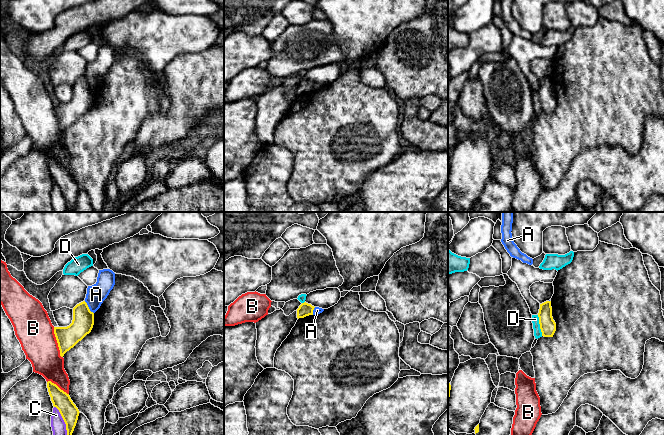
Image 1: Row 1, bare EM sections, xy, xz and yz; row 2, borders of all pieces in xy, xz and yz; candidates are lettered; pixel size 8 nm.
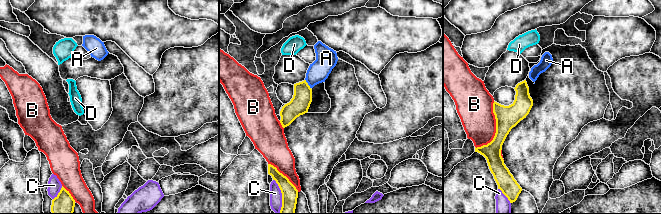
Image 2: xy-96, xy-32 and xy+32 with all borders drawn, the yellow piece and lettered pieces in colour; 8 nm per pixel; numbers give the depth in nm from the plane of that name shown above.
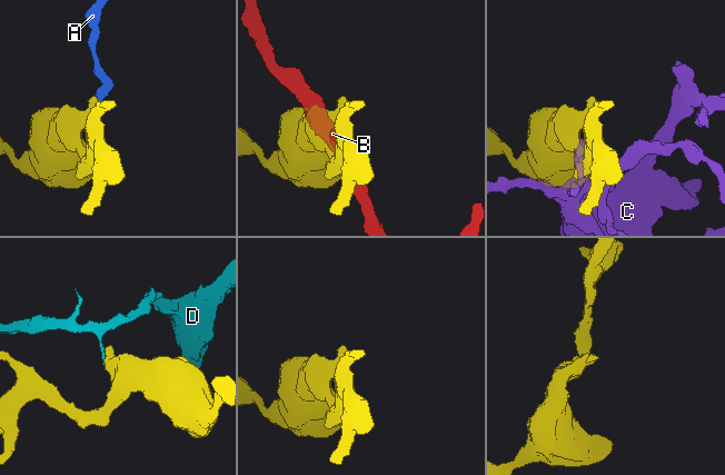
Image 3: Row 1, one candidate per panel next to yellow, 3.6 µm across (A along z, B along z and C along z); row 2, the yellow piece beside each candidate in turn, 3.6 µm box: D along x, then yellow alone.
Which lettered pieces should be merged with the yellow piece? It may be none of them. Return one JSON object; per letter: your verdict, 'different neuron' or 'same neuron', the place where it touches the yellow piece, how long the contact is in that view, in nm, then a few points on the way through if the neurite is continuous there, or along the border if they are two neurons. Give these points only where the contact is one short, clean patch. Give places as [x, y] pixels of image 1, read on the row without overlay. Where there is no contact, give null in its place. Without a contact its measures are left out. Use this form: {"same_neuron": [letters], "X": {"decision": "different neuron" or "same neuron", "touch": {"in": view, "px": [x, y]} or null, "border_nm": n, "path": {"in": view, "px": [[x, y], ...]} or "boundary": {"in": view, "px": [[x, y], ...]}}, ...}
{"same_neuron": [], "A": {"decision": "different neuron", "touch": {"in": "xy", "px": [88, 83]}, "border_nm": 130, "boundary": {"in": "xy", "px": [[84, 77], [93, 89]]}}, "B": {"decision": "different neuron", "touch": {"in": "xy", "px": [57, 118]}, "border_nm": 260}, "C": {"decision": "different neuron", "touch": {"in": "xy", "px": [64, 197]}, "border_nm": 260}, "D": {"decision": "different neuron", "touch": {"in": "yz", "px": [540, 101]}, "border_nm": 170}}

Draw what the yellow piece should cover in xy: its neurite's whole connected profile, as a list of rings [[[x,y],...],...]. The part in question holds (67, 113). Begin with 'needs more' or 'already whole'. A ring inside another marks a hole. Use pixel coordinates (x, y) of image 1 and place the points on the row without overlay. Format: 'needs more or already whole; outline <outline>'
already whole; outline [[[85,77],[73,84],[73,96],[67,103],[54,103],[54,110],[60,126],[60,132],[73,124],[87,110],[94,101],[94,89],[90,87]]]

